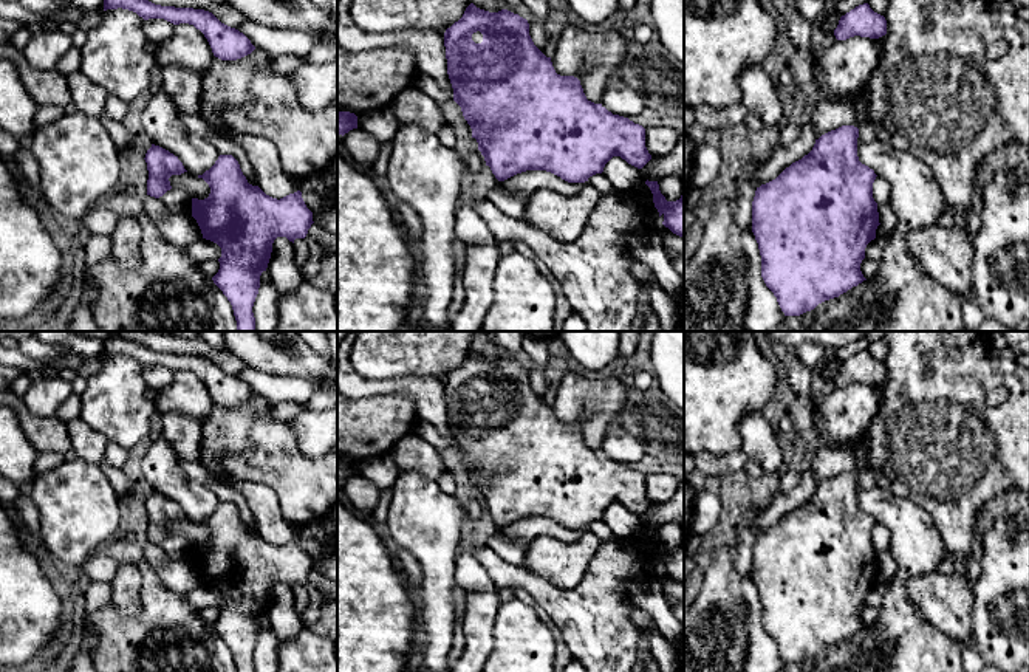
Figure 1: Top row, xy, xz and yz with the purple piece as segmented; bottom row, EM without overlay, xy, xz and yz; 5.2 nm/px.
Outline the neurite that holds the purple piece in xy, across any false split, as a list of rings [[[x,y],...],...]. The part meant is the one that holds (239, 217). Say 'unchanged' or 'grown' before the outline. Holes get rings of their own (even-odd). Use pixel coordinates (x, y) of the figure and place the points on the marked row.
unchanged | [[[220,155],[215,164],[198,178],[209,184],[210,194],[204,200],[192,198],[192,217],[203,238],[221,248],[220,269],[212,280],[231,302],[237,330],[255,331],[252,307],[258,294],[260,276],[271,259],[272,243],[277,237],[286,237],[292,243],[296,238],[305,238],[314,223],[313,212],[306,207],[300,190],[277,200],[258,186],[249,184],[232,155]]]

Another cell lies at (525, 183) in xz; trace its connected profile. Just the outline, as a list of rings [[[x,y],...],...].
[[[526,170],[517,173],[504,181],[498,181],[497,189],[506,190],[509,194],[518,194],[521,197],[529,197],[542,187],[554,189],[563,195],[579,194],[588,183],[568,183],[560,177],[546,170]]]

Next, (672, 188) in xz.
[[[664,177],[658,184],[667,201],[676,201],[684,194],[684,177]]]

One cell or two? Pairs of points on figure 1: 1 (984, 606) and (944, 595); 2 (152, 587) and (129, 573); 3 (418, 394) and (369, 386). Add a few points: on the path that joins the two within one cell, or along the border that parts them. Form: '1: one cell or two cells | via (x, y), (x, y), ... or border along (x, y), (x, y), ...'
1: two cells | border along (969, 579), (974, 640)
2: two cells | border along (136, 564), (140, 572), (140, 609), (132, 617)
3: one cell | via (406, 387), (381, 387)

